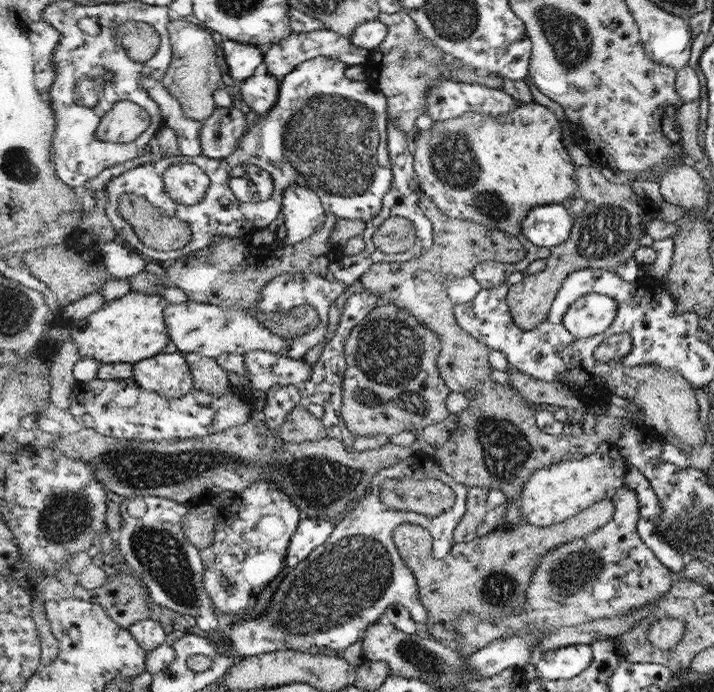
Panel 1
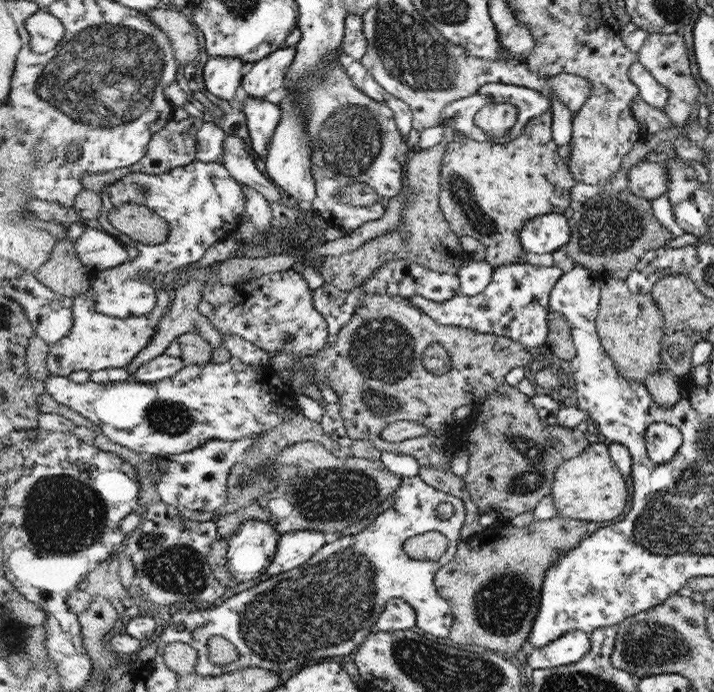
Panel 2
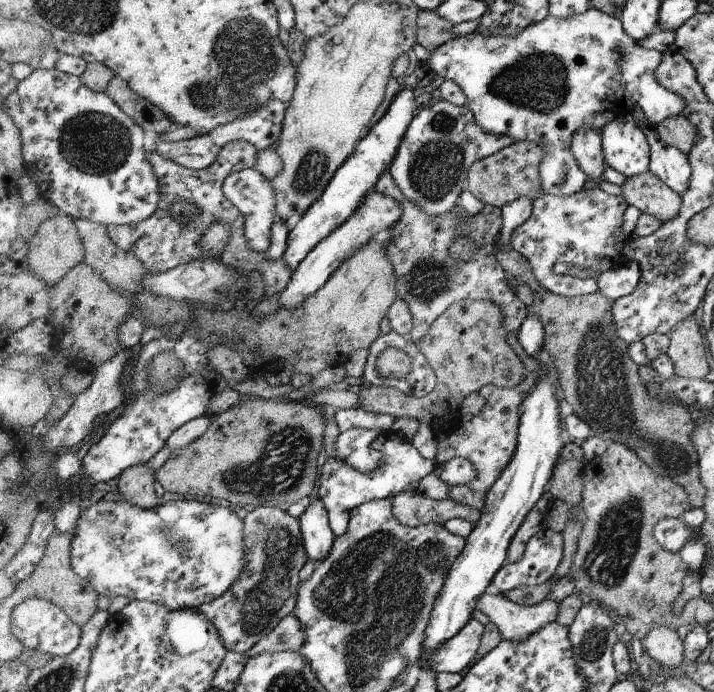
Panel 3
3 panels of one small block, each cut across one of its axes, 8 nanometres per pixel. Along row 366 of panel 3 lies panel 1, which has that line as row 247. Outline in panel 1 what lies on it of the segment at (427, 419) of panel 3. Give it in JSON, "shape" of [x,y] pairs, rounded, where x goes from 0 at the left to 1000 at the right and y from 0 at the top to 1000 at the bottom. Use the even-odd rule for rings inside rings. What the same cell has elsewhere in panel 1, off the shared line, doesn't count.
{"shape":[[[591,280],[588,283],[588,305],[594,312],[604,318],[606,324],[606,354],[601,363],[597,363],[584,376],[574,374],[562,380],[527,380],[521,383],[507,399],[501,408],[520,423],[532,425],[532,429],[543,429],[552,434],[552,439],[560,445],[569,447],[585,464],[592,465],[601,475],[605,475],[619,493],[619,513],[615,519],[615,538],[619,548],[626,553],[630,564],[647,568],[655,578],[651,592],[644,595],[640,603],[640,614],[627,634],[616,646],[611,646],[608,663],[619,675],[625,685],[630,685],[639,697],[651,699],[655,705],[661,702],[674,702],[675,705],[697,705],[711,720],[711,728],[725,723],[732,714],[732,704],[738,699],[738,694],[744,691],[755,676],[765,675],[791,665],[812,665],[821,659],[826,659],[835,653],[835,649],[843,642],[854,636],[854,633],[868,633],[868,620],[874,614],[884,617],[901,614],[896,607],[882,607],[881,604],[863,604],[861,601],[840,601],[840,618],[835,626],[815,626],[810,630],[801,630],[793,624],[773,630],[765,627],[754,618],[749,608],[748,595],[742,591],[741,582],[732,577],[732,569],[714,556],[702,556],[693,553],[688,545],[688,526],[685,525],[685,510],[688,509],[672,493],[665,491],[648,474],[641,471],[634,455],[634,436],[626,423],[626,416],[620,410],[620,399],[629,402],[644,402],[646,399],[658,399],[664,386],[676,376],[692,376],[695,379],[728,379],[735,368],[732,353],[716,338],[703,332],[683,329],[678,324],[669,324],[660,318],[641,318],[625,312],[619,308],[602,283]]]}

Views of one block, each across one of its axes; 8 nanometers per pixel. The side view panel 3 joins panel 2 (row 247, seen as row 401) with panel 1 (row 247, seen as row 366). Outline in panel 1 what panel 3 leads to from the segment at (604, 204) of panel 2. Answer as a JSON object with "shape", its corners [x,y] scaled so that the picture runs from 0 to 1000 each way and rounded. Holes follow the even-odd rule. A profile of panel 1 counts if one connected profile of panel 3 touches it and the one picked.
{"shape":[[[810,238],[807,257],[812,270],[810,282],[821,289],[821,301],[801,329],[800,341],[779,358],[772,358],[772,366],[765,373],[765,386],[759,392],[734,400],[711,418],[710,438],[721,468],[734,477],[748,477],[766,462],[777,428],[794,396],[812,389],[863,393],[867,382],[887,371],[898,341],[905,338],[905,324],[913,324],[913,316],[920,309],[919,298],[910,298],[908,306],[908,301],[896,296],[896,292],[910,292],[909,288],[891,282],[882,267],[854,263],[831,240]]]}

